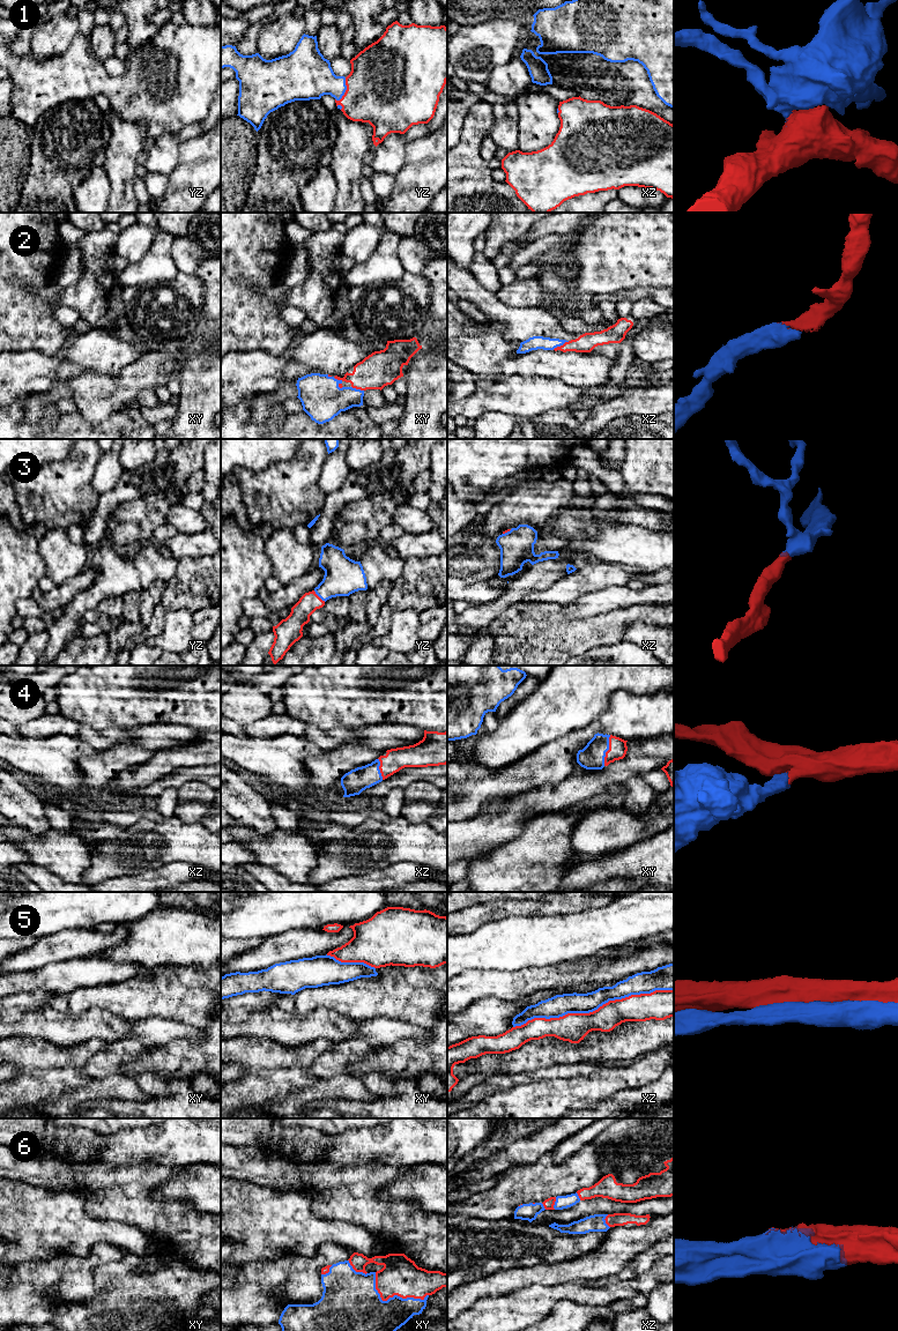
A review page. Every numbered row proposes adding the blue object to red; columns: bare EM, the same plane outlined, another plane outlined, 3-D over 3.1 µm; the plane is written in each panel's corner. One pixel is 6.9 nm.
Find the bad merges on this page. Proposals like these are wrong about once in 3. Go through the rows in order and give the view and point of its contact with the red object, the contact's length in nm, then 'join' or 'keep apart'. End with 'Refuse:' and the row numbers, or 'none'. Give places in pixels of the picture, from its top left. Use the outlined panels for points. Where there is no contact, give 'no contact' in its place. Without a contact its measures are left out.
1: meets red in yz at (346, 90); contact 180 nm long; join
2: meets red in xz at (561, 346); contact 130 nm long; join
3: meets red in yz at (318, 596); contact 120 nm long; join
4: meets red in xy at (608, 750); contact 220 nm long; join
5: meets red in xz at (593, 1011); contact 1150 nm long; join
6: meets red in xy at (392, 1296); contact 400 nm long; join
Refuse: none

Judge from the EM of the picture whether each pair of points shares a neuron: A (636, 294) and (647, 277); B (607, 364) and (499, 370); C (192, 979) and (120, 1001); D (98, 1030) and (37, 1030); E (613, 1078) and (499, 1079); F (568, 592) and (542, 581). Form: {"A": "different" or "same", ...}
{"A": "different", "B": "same", "C": "same", "D": "same", "E": "same", "F": "different"}

